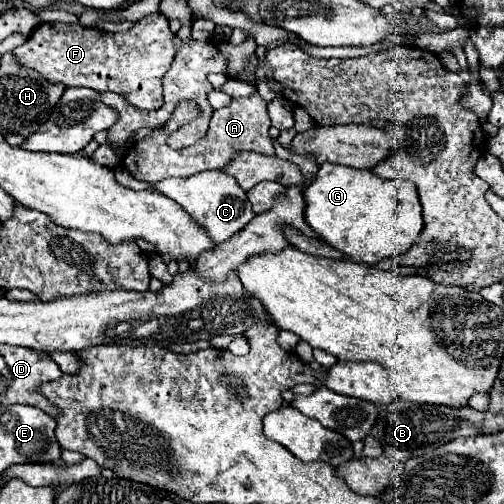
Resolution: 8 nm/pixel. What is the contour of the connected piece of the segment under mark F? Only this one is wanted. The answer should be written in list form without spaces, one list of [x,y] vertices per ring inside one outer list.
[[[151,13],[135,21],[133,27],[123,33],[89,29],[81,27],[79,23],[41,23],[29,35],[29,39],[11,53],[17,63],[39,71],[49,83],[113,91],[123,95],[125,101],[135,109],[155,111],[163,103],[161,79],[175,57],[175,45],[167,17],[161,13]]]

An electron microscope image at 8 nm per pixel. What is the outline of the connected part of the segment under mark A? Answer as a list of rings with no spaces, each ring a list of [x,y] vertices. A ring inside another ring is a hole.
[[[257,93],[251,97],[233,99],[229,107],[223,107],[213,113],[207,135],[201,141],[197,141],[195,145],[179,149],[179,151],[169,149],[169,145],[165,143],[167,133],[159,133],[159,127],[155,127],[151,137],[137,141],[129,149],[129,155],[127,153],[123,155],[123,167],[135,179],[147,181],[147,183],[157,183],[165,177],[191,177],[205,169],[223,171],[227,167],[227,163],[231,163],[233,155],[239,151],[245,151],[245,149],[261,153],[261,155],[273,155],[273,143],[267,133],[269,127],[271,127],[271,121],[267,115],[267,105],[263,103],[263,99]]]

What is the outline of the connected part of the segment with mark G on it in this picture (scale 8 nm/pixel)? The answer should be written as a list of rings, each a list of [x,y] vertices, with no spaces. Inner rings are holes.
[[[323,163],[315,179],[303,189],[303,199],[305,221],[313,233],[357,263],[377,265],[383,259],[403,255],[423,231],[417,187],[411,181],[381,179],[369,169]]]

